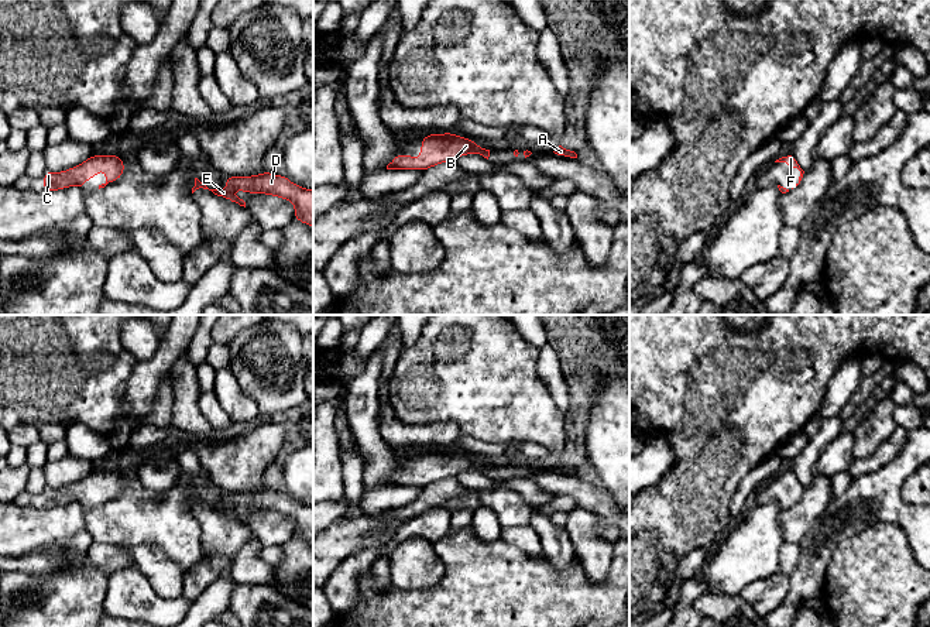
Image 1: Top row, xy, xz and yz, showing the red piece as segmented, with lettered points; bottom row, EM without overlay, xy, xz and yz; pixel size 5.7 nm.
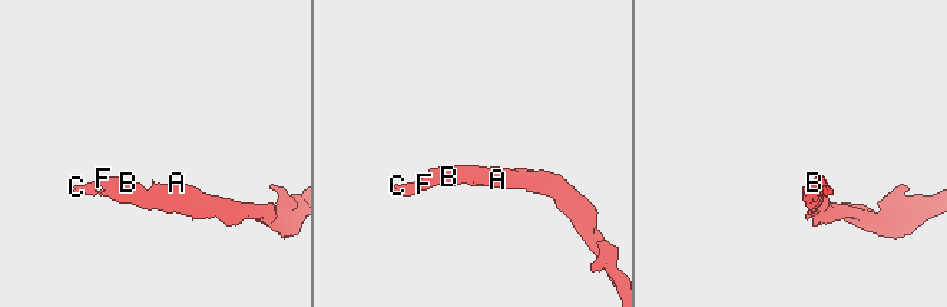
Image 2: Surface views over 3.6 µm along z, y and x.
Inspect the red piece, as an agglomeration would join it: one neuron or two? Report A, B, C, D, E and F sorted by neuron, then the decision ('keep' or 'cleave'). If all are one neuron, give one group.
groups A B C D E F; keep

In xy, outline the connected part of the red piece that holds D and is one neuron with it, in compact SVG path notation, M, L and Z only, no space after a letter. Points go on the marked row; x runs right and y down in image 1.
M262 172L254 177L224 177L226 189L209 189L215 195L236 202L246 208L246 202L233 195L231 189L243 189L248 193L267 193L295 203L294 219L313 226L313 191L292 184L286 177Z

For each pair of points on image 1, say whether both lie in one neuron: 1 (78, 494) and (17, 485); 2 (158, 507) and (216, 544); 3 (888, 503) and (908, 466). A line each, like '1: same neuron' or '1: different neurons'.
1: different neurons
2: different neurons
3: same neuron

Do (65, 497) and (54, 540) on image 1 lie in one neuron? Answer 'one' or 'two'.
two

